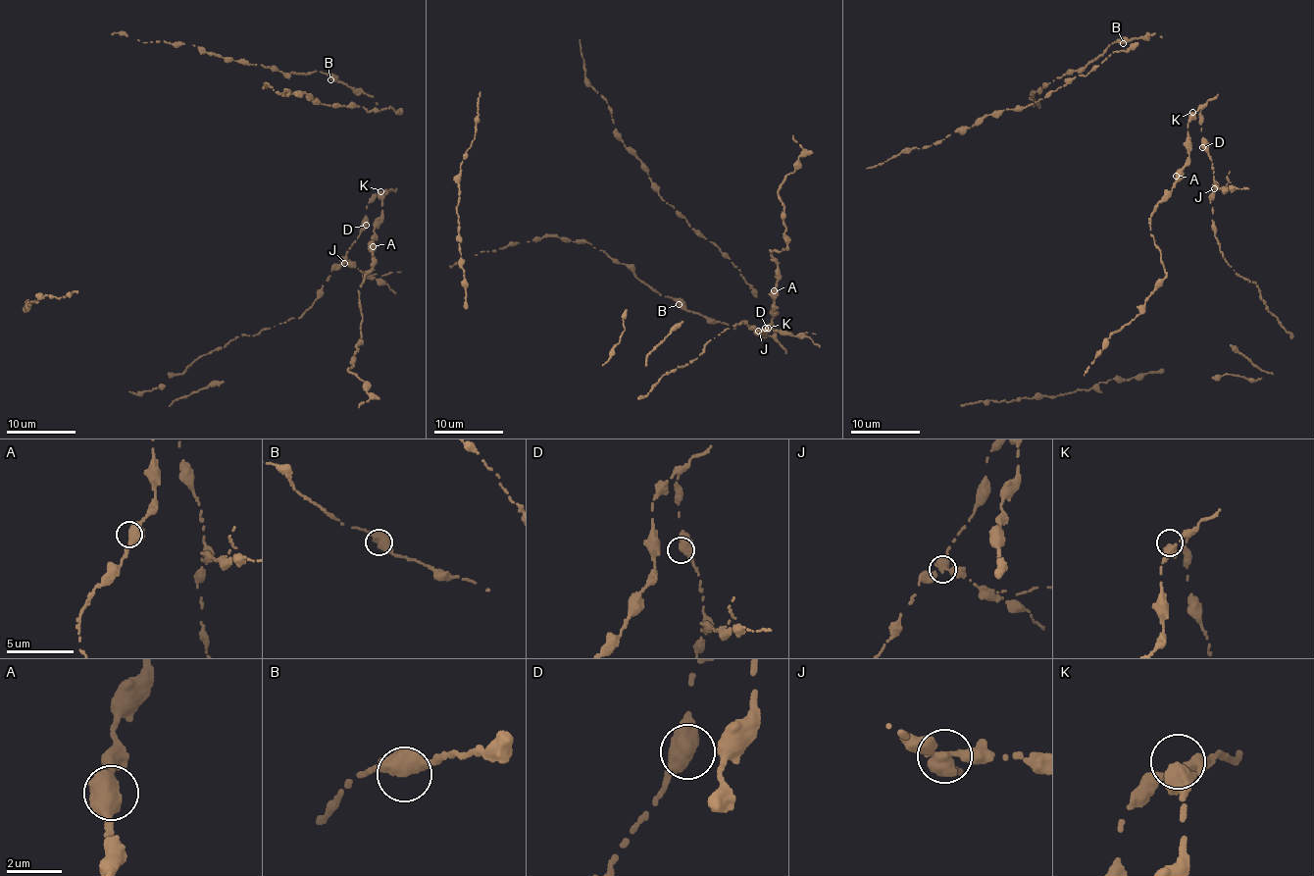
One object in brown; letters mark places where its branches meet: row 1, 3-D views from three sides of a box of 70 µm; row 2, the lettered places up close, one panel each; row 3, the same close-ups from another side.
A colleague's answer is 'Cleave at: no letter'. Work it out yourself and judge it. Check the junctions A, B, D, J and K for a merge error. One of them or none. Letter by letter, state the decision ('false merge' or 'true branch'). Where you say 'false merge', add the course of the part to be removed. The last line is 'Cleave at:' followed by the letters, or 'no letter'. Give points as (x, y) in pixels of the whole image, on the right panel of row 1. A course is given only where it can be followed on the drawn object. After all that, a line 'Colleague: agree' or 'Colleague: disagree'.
A: true branch
B: true branch
D: true branch
J: false merge; course (1214, 188), (1223, 185), (1248, 187)
K: true branch
Cleave at: J
Colleague: disagree

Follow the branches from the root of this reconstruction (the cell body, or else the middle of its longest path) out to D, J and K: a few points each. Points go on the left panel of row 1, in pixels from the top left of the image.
D: (301, 316), (318, 296), (331, 270), (339, 264), (366, 225)
J: (301, 316), (318, 296), (331, 270), (339, 261), (344, 263)
K: (301, 316), (318, 296), (331, 270), (339, 264), (358, 237), (368, 202), (382, 192), (386, 192), (380, 191)

